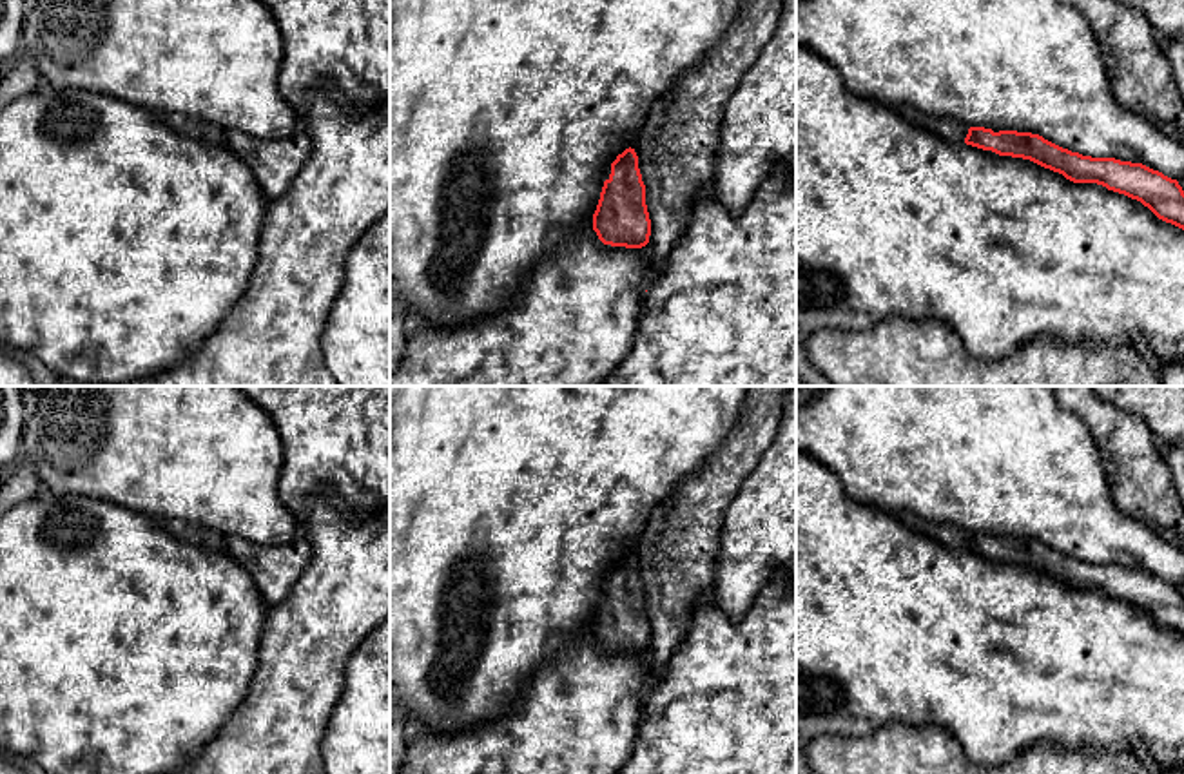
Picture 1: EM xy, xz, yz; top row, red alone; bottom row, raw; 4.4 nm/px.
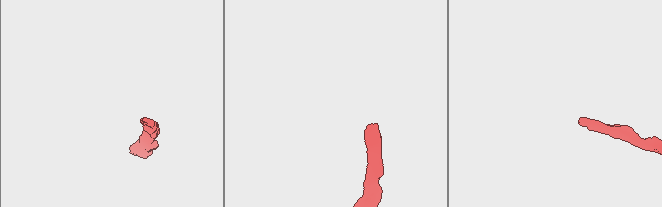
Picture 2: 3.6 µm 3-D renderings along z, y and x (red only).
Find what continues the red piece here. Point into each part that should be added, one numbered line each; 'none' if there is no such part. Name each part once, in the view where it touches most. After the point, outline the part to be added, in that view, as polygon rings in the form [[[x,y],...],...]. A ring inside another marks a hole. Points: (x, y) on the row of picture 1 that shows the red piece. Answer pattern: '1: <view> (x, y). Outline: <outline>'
1: yz (949, 129). Outline: [[[898,105],[896,111],[908,121],[934,131],[946,141],[965,143],[970,125],[950,118],[932,118],[912,107]]]

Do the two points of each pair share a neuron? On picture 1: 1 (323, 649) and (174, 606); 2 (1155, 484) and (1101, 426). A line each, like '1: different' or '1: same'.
1: different
2: same

